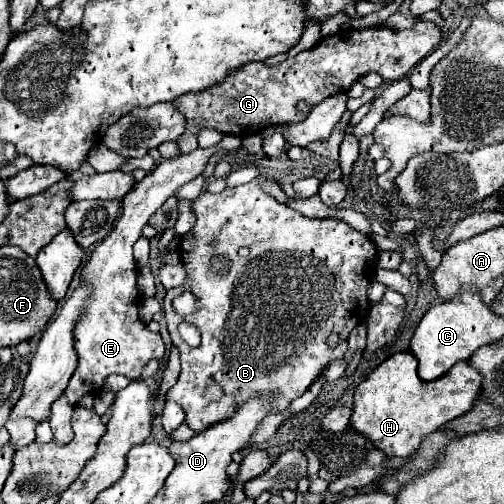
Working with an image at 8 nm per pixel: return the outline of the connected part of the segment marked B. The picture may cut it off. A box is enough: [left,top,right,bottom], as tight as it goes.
[162,176,378,432]

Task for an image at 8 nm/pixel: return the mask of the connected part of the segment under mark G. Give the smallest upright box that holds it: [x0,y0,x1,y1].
[172,20,440,152]

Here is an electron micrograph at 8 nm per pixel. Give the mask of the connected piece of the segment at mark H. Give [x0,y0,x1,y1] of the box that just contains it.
[350,352,482,456]

